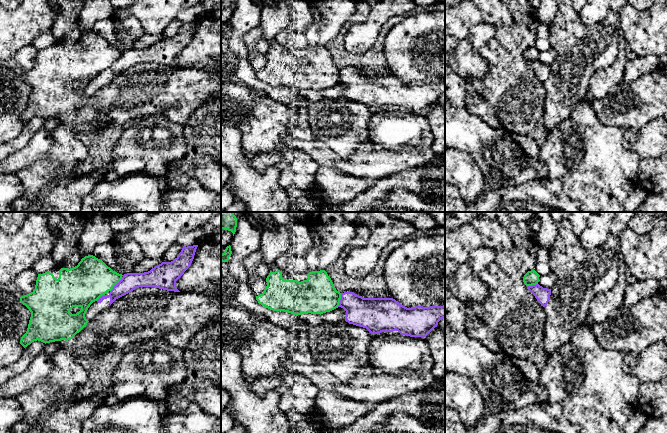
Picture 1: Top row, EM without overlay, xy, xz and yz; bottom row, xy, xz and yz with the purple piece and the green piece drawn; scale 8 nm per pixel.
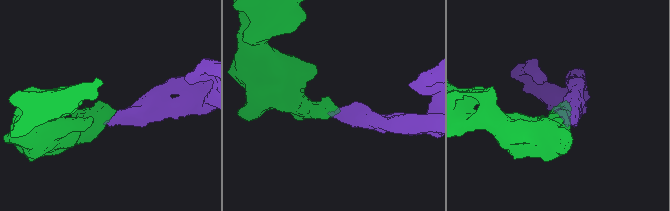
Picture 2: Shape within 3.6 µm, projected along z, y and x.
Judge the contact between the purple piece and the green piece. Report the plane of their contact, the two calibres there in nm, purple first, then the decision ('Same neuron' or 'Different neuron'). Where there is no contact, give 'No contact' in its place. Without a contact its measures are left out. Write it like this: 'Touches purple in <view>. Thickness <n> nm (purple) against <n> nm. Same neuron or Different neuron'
Touches purple in xy. Thickness 140 nm (purple) against 320 nm. Different neuron

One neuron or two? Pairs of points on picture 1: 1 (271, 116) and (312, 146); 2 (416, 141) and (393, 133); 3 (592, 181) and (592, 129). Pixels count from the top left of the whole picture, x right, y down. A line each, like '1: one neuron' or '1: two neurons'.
1: two neurons
2: one neuron
3: one neuron

